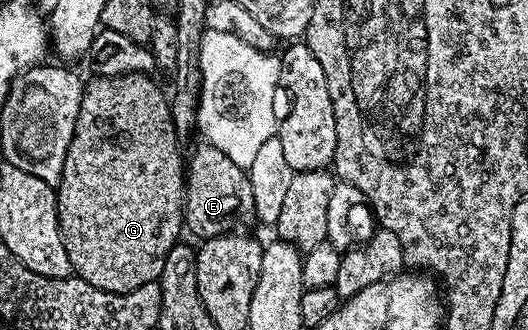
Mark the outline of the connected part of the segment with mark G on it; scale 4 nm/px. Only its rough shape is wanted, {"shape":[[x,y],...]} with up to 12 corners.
{"shape":[[152,74],[84,84],[57,182],[73,275],[156,283],[185,168]]}

